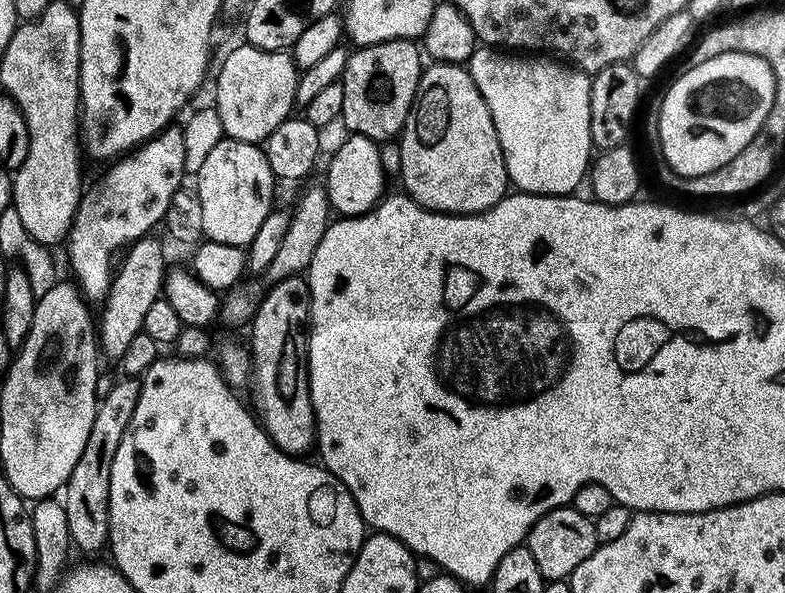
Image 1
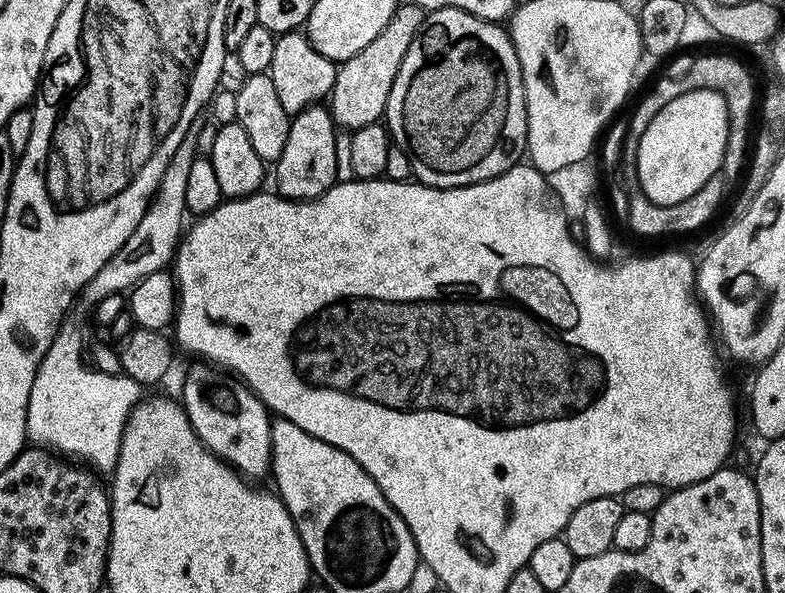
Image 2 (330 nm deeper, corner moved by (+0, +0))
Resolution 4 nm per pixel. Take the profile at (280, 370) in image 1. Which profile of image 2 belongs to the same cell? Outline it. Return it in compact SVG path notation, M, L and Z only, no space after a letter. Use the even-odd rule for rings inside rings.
M323 103L295 113L291 117L286 134L286 146L274 161L276 168L275 191L288 200L313 200L337 183L336 132L338 125L332 113Z

